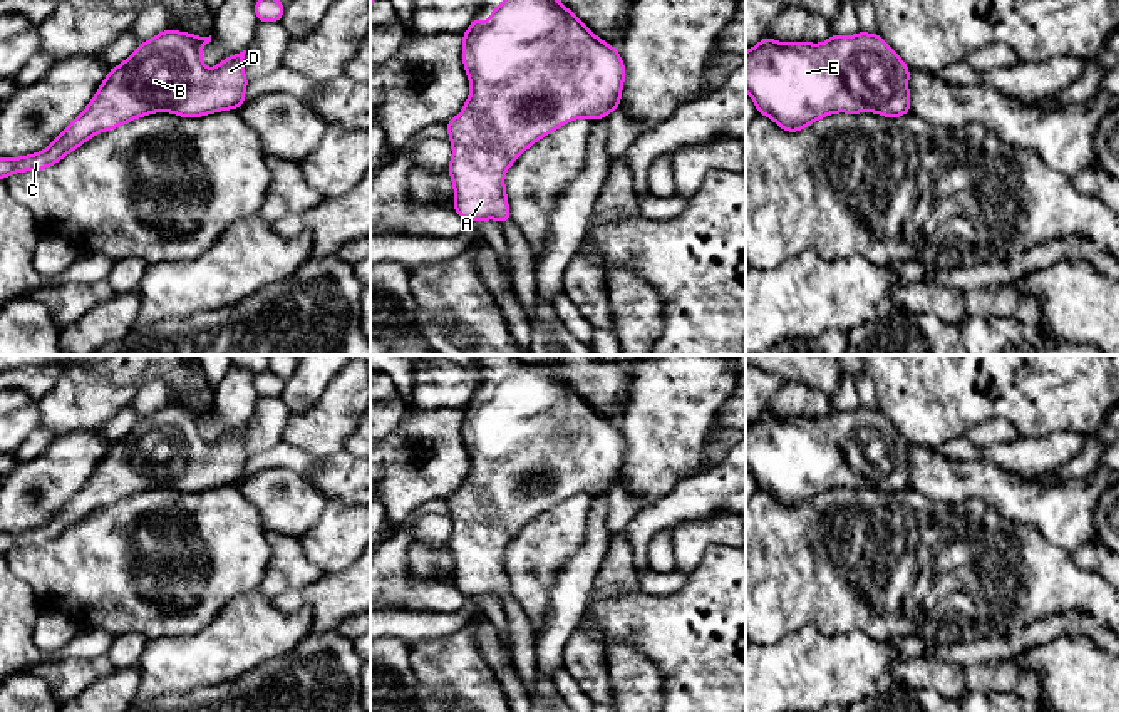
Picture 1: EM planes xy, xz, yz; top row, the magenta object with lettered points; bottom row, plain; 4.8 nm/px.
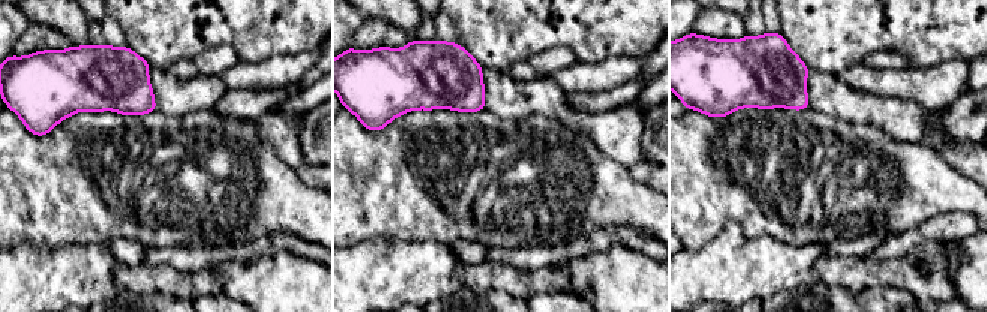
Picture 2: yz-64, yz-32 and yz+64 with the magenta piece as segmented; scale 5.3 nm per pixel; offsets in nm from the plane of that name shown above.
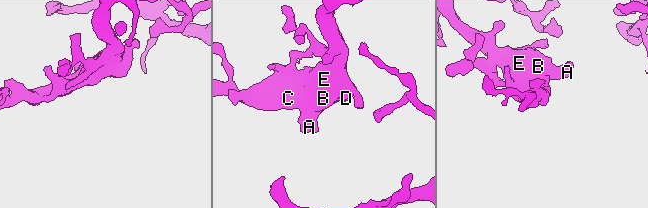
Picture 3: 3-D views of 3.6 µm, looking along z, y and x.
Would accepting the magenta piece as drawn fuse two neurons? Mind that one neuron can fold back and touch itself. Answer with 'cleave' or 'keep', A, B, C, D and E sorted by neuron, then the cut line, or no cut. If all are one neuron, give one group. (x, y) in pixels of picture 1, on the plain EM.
keep; groups A B C D E; cut none

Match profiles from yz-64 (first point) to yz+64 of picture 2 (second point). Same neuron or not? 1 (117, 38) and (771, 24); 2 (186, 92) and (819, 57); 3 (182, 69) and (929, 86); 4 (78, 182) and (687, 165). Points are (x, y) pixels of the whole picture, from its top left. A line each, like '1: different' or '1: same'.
1: same
2: different
3: same
4: same

